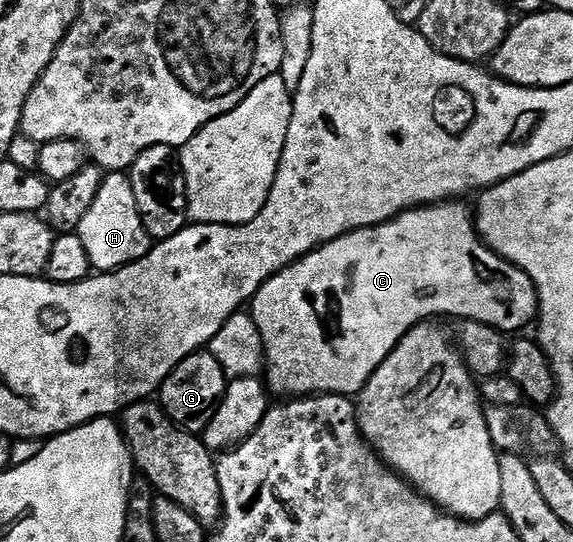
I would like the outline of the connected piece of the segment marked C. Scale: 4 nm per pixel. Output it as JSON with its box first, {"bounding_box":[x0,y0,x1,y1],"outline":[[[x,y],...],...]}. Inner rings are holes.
{"bounding_box":[250,200,540,396],"outline":[[[449,200],[447,202],[438,202],[435,206],[422,206],[414,210],[408,210],[405,214],[400,214],[397,218],[391,218],[388,222],[383,222],[377,226],[367,226],[361,230],[355,230],[349,234],[344,234],[338,240],[330,240],[325,246],[319,246],[317,250],[310,251],[305,258],[299,258],[294,264],[290,264],[286,268],[282,268],[275,276],[268,278],[260,286],[260,291],[257,292],[255,298],[250,303],[250,318],[254,323],[256,322],[256,330],[260,333],[260,338],[264,341],[262,345],[262,354],[266,359],[266,366],[268,362],[268,382],[272,385],[272,390],[276,396],[311,396],[313,394],[346,394],[349,396],[359,395],[364,386],[370,380],[370,376],[374,376],[377,368],[386,360],[386,356],[390,356],[390,352],[394,352],[394,348],[402,340],[402,336],[406,336],[408,331],[413,330],[415,326],[427,323],[435,314],[449,314],[452,320],[468,319],[470,321],[480,321],[482,324],[493,326],[499,332],[507,332],[506,330],[520,330],[523,326],[531,327],[538,317],[540,309],[540,302],[536,299],[536,283],[533,282],[531,276],[525,270],[519,270],[513,262],[507,262],[500,255],[493,252],[493,250],[484,243],[484,239],[480,237],[476,229],[476,220],[473,211],[468,211],[467,201],[464,200]]]}

